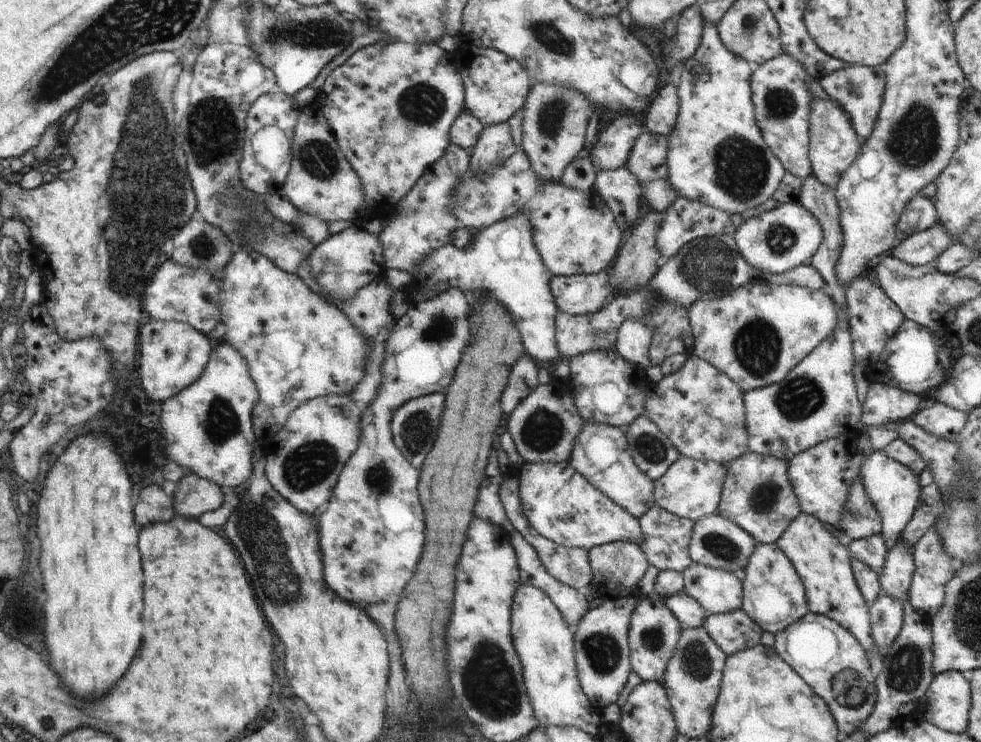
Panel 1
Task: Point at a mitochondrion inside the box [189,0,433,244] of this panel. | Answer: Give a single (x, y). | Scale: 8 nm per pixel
(306, 35)

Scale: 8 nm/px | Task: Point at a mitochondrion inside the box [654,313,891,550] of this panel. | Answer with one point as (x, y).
(757, 345)

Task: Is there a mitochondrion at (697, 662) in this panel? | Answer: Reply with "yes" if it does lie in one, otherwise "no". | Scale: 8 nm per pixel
yes

